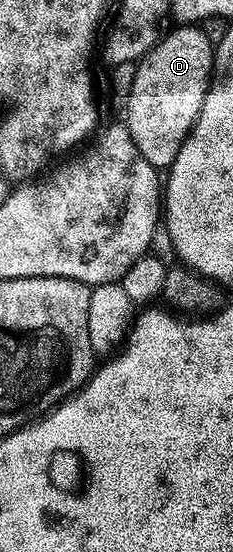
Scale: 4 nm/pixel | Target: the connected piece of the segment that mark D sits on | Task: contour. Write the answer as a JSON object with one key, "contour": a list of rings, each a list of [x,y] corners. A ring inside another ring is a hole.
{"contour":[[[179,24],[162,35],[155,47],[138,61],[133,86],[125,94],[127,100],[127,118],[125,124],[131,133],[133,144],[137,144],[137,152],[149,160],[149,164],[156,168],[170,168],[181,144],[195,127],[197,116],[201,112],[201,104],[207,95],[208,85],[213,77],[215,52],[205,38],[198,25]]]}

